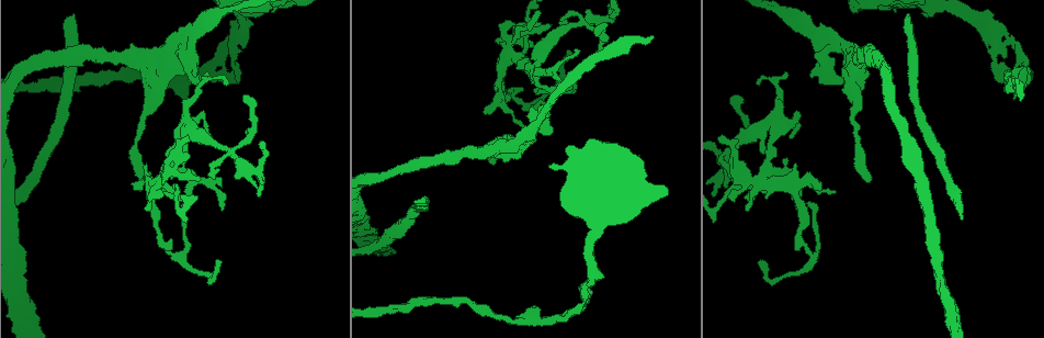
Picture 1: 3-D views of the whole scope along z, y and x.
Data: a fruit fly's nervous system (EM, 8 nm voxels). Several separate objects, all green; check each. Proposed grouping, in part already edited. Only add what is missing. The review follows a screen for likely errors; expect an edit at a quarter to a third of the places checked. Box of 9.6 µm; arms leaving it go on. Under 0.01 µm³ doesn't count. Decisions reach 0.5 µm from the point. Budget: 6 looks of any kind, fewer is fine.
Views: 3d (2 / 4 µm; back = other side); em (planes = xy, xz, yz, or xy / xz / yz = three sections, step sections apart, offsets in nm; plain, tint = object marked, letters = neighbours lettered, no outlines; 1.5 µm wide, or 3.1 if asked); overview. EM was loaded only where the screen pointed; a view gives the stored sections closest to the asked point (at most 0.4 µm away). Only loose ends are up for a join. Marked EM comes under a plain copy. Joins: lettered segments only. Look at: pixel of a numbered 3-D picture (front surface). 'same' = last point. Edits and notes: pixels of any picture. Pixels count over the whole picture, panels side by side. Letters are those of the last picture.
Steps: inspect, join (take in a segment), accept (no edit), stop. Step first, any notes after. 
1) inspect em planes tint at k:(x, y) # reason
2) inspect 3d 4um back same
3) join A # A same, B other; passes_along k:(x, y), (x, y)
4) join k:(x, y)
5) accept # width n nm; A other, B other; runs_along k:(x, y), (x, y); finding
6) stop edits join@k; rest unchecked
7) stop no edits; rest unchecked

inspect 3d 2um at 1:(228, 81) # branch stops here

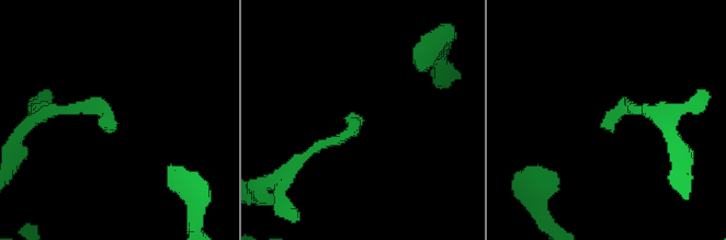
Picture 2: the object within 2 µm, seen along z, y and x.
inspect em yz step 4 tint at 2:(116, 127) # need the tissue

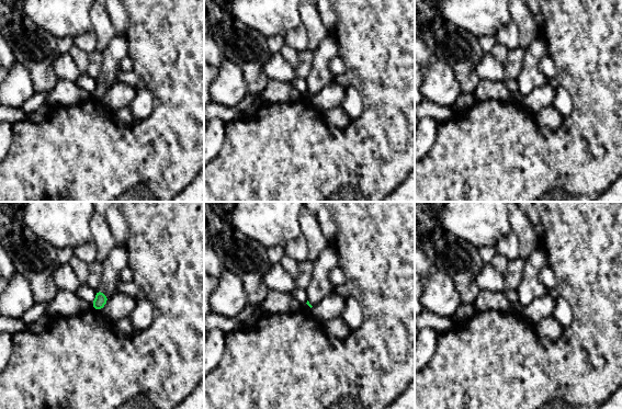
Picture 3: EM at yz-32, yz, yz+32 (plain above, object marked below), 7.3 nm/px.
inspect em planes letters same

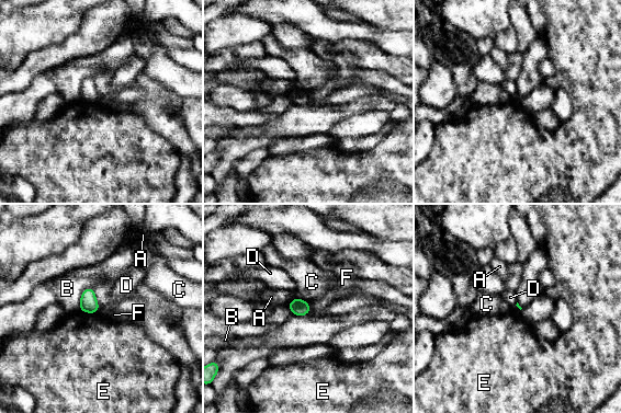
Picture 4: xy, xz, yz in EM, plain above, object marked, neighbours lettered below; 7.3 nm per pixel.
accept # A other, B other, C other, D other, E other, F other; border 4:(308, 303), (311, 309); none of them fits

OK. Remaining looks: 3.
inspect 3d 2um at 1:(792, 135) # thin end

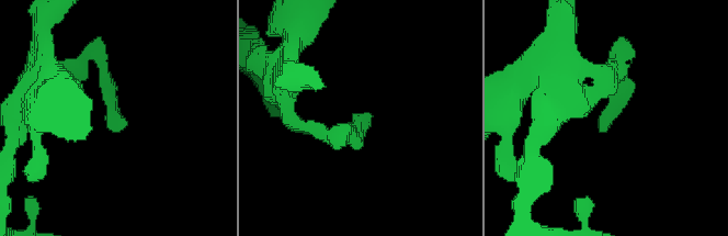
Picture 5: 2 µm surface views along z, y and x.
inspect em xz step 4 letters at 5:(125, 122)

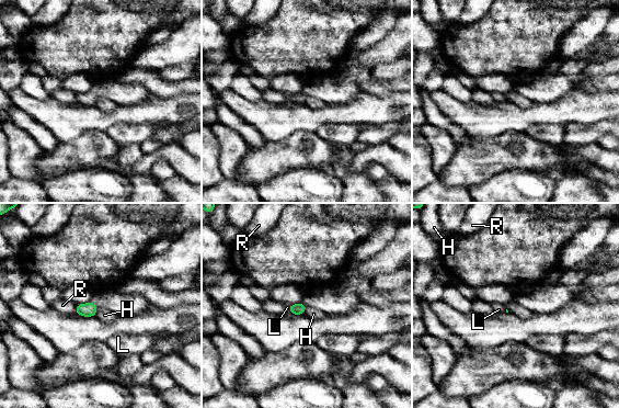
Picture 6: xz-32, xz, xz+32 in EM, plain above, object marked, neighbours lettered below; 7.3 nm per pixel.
inspect em planes letters same # another direction

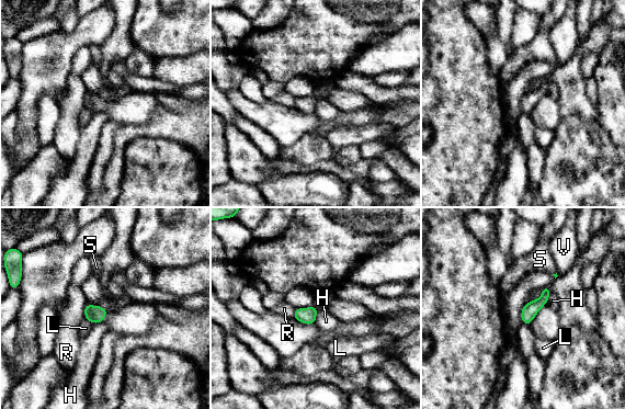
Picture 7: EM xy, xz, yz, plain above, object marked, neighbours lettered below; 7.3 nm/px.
accept # H other, L other, R other, S other, V other; border 7:(318, 310), (315, 322); none of them fits

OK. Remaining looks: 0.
stop no edits; rest unchecked

